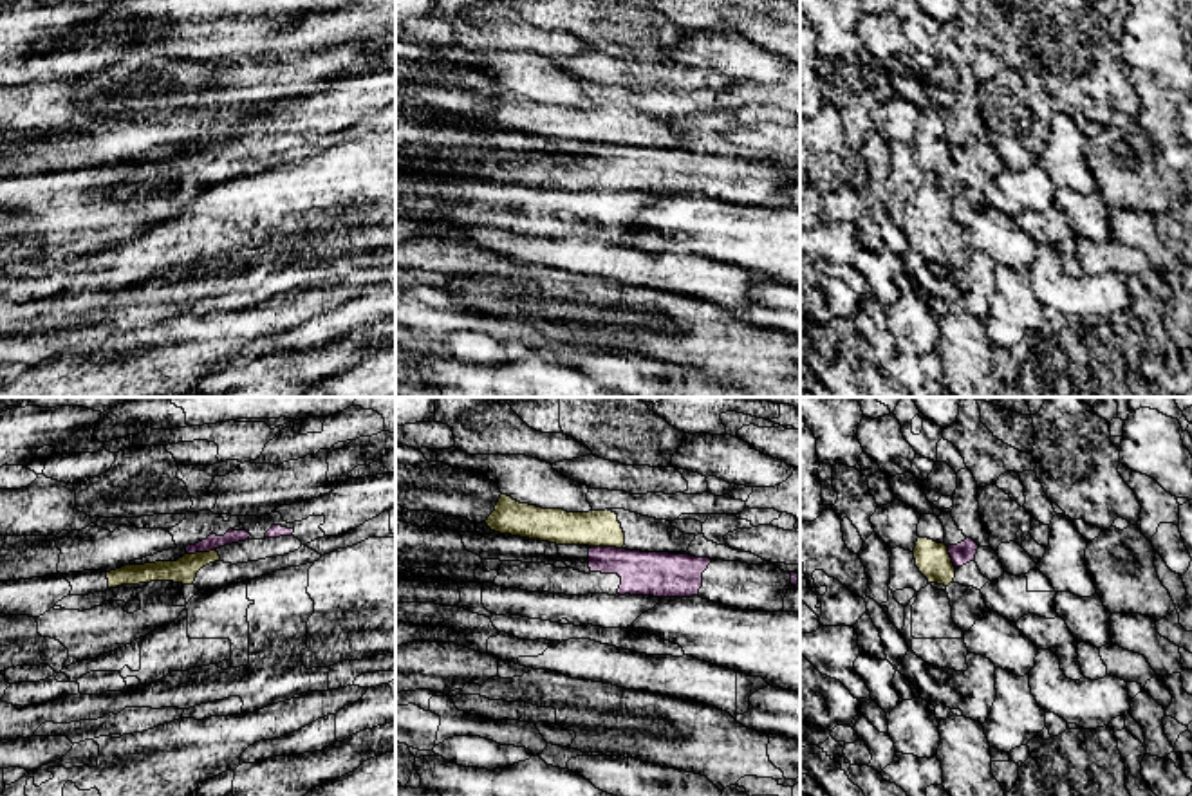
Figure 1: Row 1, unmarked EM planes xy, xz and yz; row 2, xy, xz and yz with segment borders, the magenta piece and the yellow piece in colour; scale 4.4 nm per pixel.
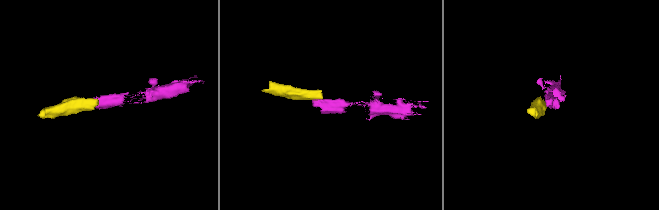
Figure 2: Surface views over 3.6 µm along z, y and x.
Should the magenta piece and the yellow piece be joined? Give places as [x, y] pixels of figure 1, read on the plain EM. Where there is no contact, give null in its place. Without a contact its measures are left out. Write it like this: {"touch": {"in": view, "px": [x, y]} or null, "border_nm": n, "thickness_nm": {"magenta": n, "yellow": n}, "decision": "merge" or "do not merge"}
{"touch": {"in": "xz", "px": [607, 143]}, "border_nm": 140, "thickness_nm": {"magenta": 190, "yellow": 160}, "decision": "do not merge"}

